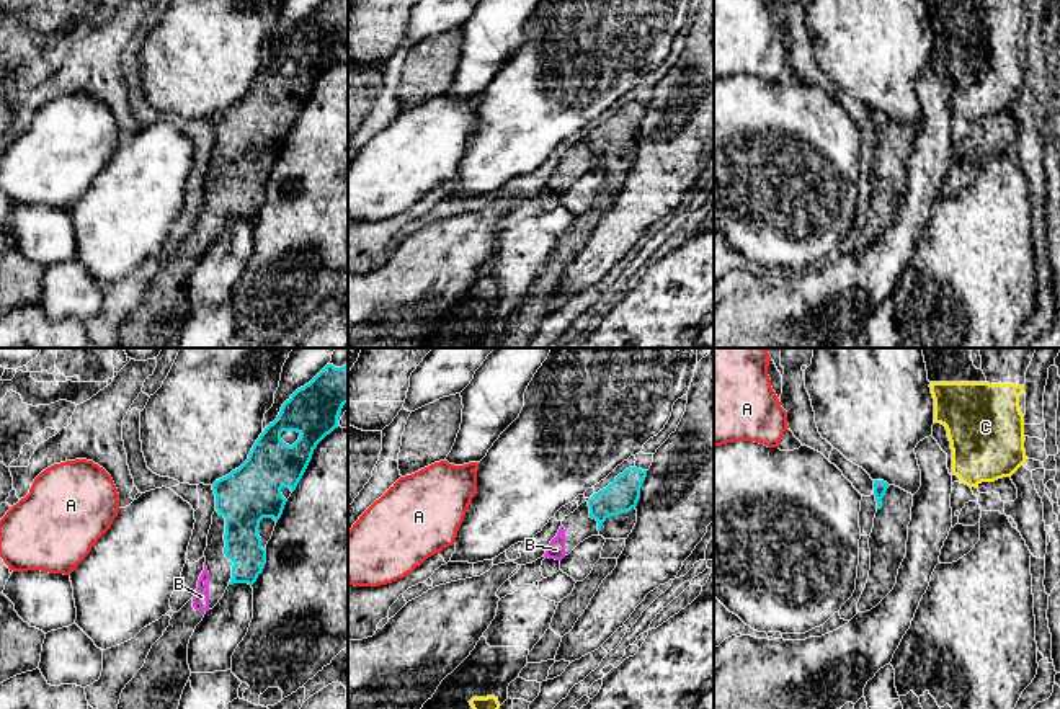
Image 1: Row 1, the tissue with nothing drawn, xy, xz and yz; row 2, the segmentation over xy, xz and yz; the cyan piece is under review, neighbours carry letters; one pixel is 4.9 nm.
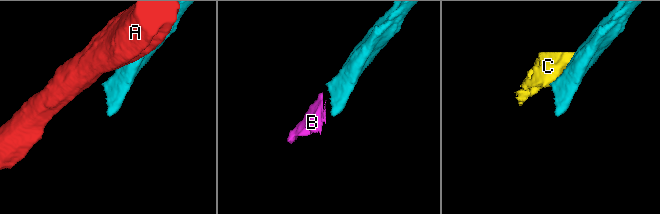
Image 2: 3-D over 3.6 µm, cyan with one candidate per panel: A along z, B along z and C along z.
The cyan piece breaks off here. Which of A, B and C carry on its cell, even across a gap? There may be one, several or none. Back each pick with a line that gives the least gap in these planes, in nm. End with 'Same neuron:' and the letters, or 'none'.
B: gap 100 nm
Same neuron: B

